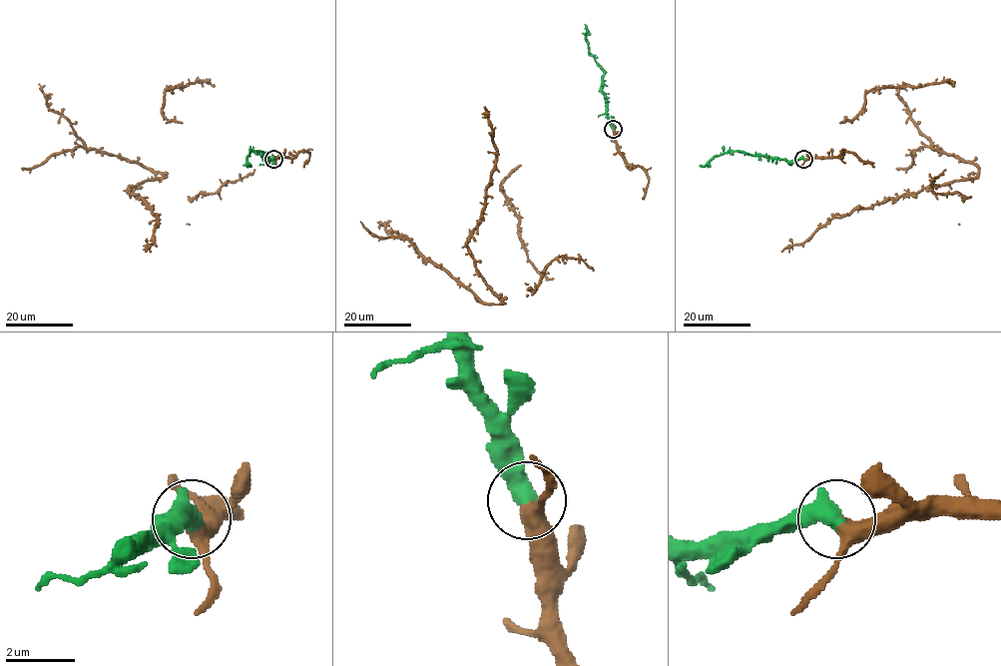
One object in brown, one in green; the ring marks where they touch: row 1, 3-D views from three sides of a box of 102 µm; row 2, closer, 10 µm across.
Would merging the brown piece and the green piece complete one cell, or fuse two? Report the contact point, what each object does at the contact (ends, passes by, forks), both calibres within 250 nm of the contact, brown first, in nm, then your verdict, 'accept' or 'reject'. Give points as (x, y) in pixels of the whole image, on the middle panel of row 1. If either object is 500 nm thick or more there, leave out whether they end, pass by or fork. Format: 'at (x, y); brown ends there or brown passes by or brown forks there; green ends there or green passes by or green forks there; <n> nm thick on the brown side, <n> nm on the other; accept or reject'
at (613, 129); 360 nm thick on the brown side, 600 nm on the other; accept

